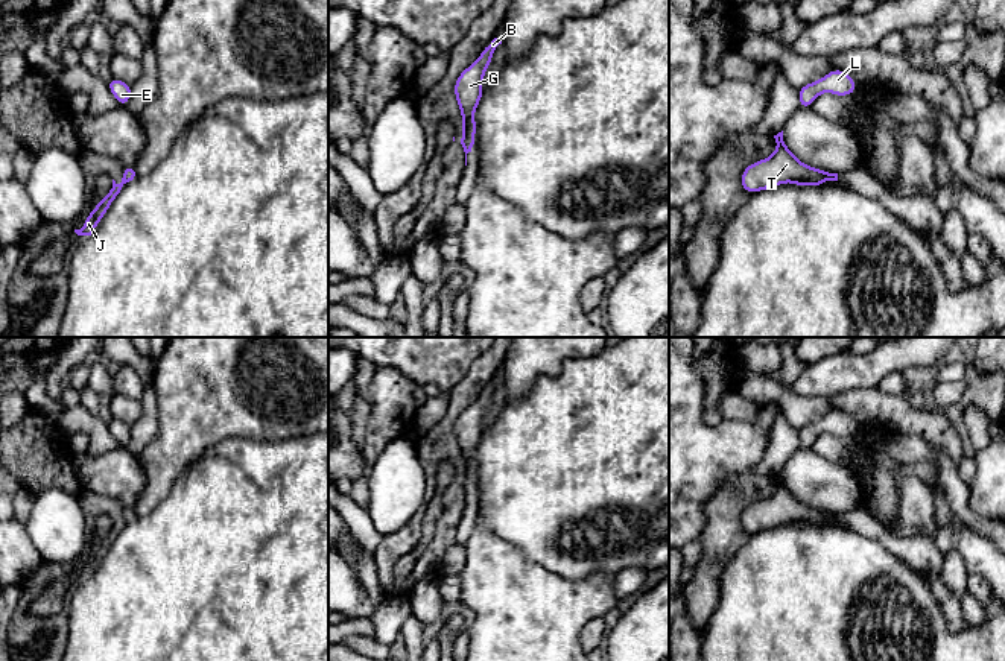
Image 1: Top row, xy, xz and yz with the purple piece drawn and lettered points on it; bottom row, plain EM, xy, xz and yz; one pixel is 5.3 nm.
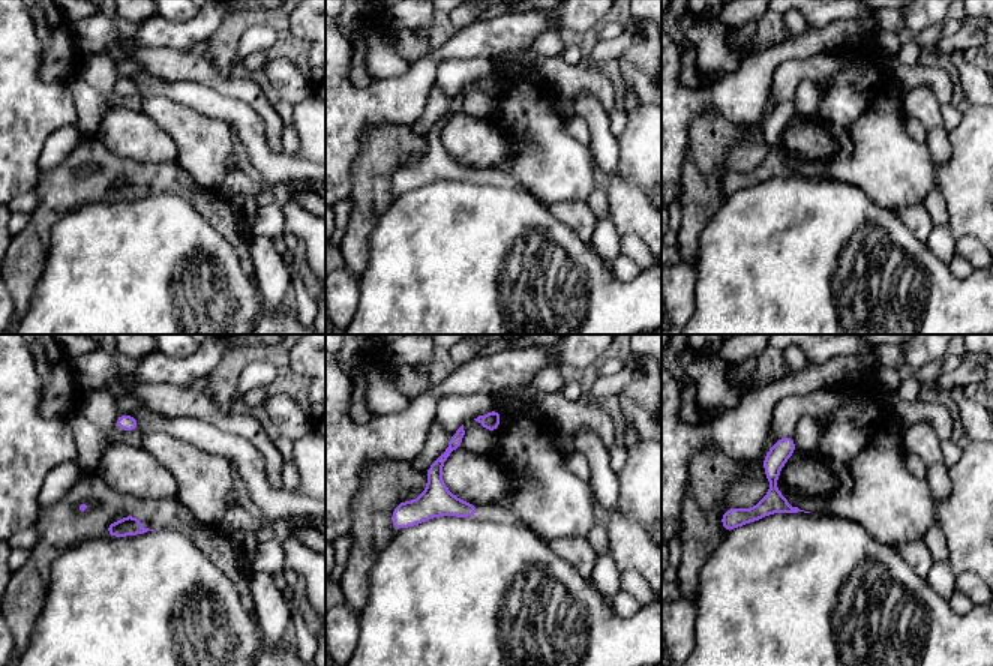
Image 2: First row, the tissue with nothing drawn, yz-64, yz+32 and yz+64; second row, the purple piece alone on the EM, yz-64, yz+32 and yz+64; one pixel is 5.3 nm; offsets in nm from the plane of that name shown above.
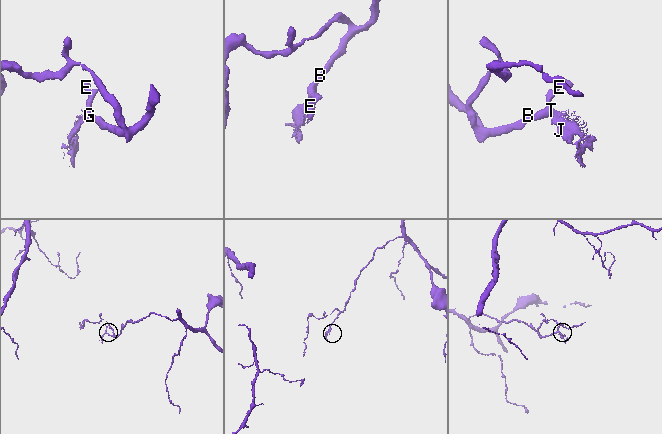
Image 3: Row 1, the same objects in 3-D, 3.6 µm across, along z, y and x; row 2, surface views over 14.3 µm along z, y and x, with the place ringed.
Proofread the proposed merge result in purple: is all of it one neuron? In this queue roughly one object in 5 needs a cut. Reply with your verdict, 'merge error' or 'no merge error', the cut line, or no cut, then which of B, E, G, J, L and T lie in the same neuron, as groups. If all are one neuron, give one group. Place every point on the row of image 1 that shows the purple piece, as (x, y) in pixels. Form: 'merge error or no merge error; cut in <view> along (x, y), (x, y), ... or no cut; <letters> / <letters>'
merge error; cut in yz along (827, 172), (811, 181), (795, 183); B E G L T / J

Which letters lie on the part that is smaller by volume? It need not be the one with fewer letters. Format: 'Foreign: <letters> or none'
Foreign: J

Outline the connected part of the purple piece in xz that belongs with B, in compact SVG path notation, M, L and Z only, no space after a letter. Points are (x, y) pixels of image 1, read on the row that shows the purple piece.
M494 38L480 53L479 59L465 68L455 84L455 94L458 105L461 108L462 122L465 126L465 143L468 152L474 149L474 134L476 134L476 122L474 122L474 109L482 97L482 81L483 74L491 64L493 53L496 47L502 44L500 38Z

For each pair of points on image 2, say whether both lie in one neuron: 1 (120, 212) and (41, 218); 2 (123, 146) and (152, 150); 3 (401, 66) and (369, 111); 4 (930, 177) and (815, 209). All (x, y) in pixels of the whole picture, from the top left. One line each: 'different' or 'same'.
1: different
2: same
3: different
4: different

